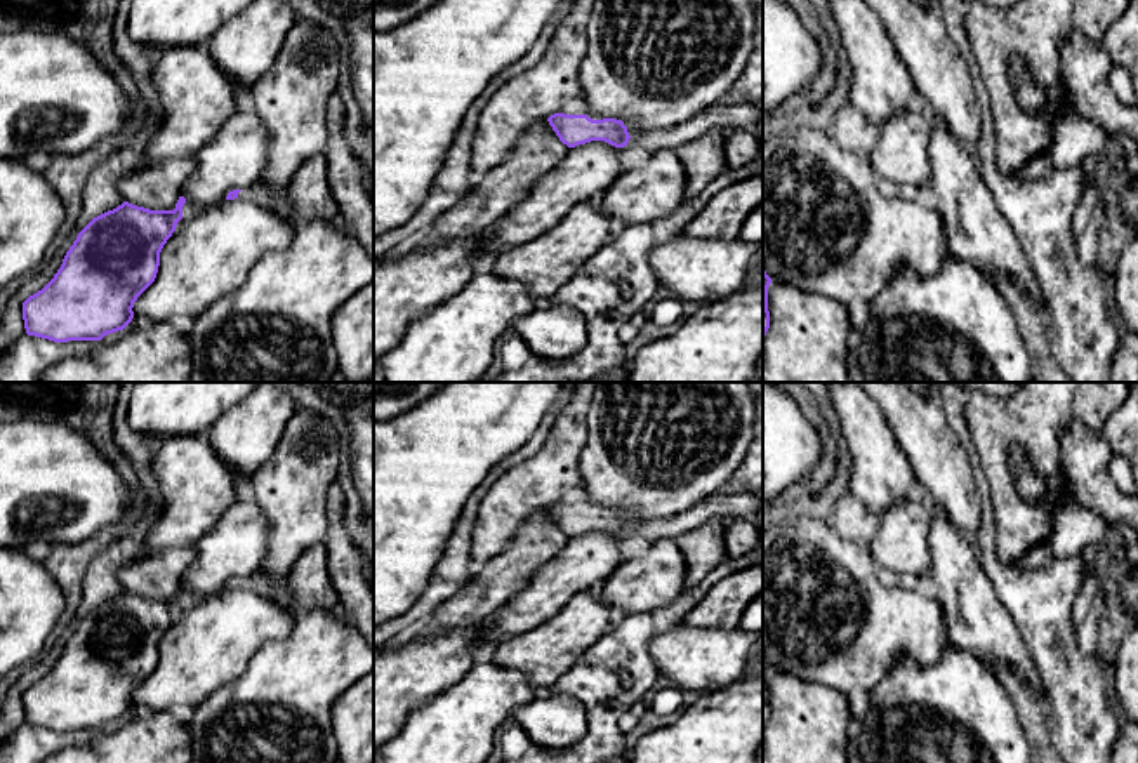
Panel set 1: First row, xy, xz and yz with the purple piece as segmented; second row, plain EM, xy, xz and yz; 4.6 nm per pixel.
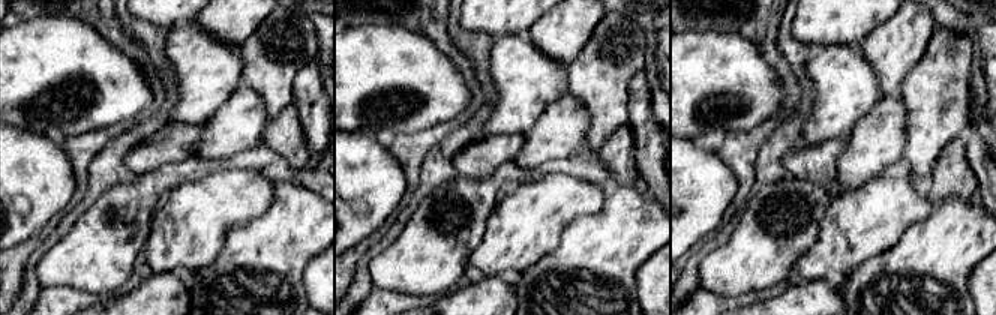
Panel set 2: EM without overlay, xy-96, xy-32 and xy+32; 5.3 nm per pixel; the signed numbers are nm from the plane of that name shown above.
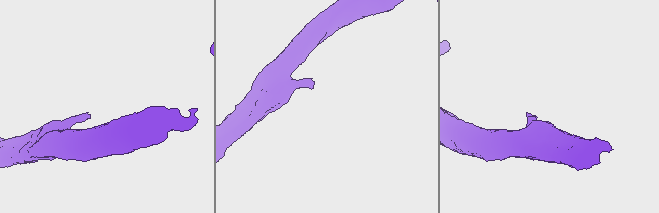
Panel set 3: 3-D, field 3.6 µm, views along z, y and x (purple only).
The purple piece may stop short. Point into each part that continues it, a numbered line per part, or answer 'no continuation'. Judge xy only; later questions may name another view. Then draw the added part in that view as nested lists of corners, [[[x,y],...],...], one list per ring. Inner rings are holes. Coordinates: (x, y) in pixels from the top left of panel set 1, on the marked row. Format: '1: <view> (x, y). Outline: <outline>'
1: xy (258, 193). Outline: [[[255,182],[254,186],[243,188],[238,193],[238,200],[257,202],[262,207],[275,210],[275,212],[281,212],[287,217],[292,214],[292,203],[290,203],[288,193],[285,191],[280,196],[275,196],[261,182]]]

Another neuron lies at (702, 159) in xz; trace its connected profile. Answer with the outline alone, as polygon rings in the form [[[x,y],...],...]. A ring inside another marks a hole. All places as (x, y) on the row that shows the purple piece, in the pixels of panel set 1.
[[[714,127],[693,141],[683,143],[676,153],[685,167],[686,186],[685,200],[698,195],[707,184],[711,184],[723,170],[728,169],[724,158],[724,130]]]

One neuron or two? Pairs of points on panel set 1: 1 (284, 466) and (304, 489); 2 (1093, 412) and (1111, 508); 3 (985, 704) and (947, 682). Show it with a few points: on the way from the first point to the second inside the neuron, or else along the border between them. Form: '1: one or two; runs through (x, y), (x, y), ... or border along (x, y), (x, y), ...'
1: one; runs through (289, 471), (299, 484)
2: two; border along (1102, 435), (1067, 424), (1062, 457)
3: one; runs through (977, 704), (970, 704), (956, 690)

